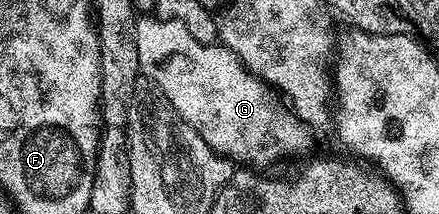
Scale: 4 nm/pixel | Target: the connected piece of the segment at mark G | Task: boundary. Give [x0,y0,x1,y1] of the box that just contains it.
[135,16,314,168]

